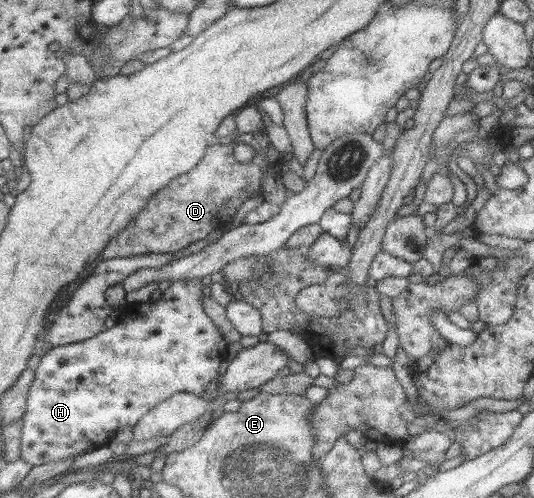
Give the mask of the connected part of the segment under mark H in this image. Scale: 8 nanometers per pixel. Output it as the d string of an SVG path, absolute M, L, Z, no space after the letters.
M201 279L171 282L155 300L126 303L118 324L110 330L82 342L52 347L42 356L23 418L21 459L36 467L77 457L107 446L118 428L134 427L156 404L177 392L200 397L204 388L221 373L227 348L221 332L202 311L200 288Z

